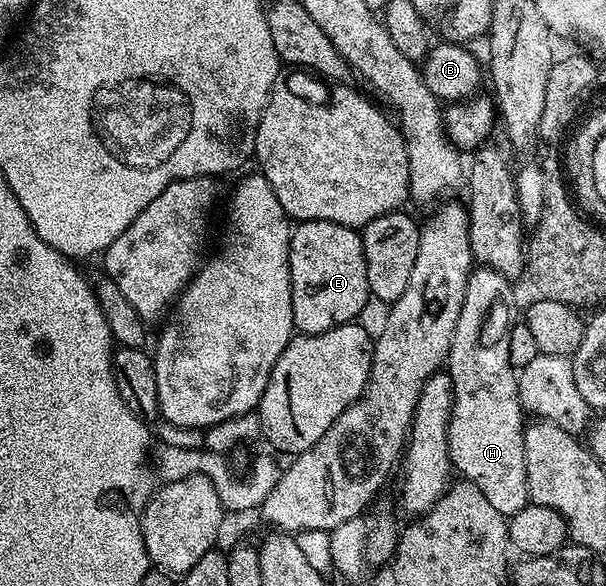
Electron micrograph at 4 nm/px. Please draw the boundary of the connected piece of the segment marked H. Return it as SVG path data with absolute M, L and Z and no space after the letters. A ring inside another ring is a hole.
M477 265L466 284L466 296L462 300L462 312L458 312L458 328L454 328L454 340L450 344L450 352L446 363L446 372L452 381L452 415L448 421L448 459L452 461L455 473L463 481L472 482L486 496L486 500L493 508L498 508L505 516L517 514L519 510L529 505L528 485L526 484L526 452L524 451L524 428L526 425L526 411L520 405L520 380L517 367L510 364L510 332L516 326L516 294L512 291L513 283L505 274L493 270L491 266Z

